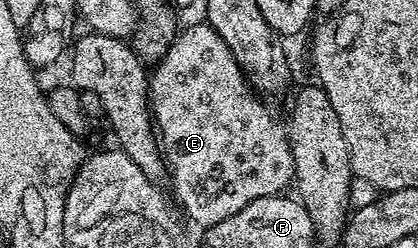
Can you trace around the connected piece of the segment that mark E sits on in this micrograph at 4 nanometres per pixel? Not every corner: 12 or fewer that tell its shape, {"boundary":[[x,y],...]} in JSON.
{"boundary":[[209,23],[153,66],[150,112],[207,227],[295,176],[290,134]]}

